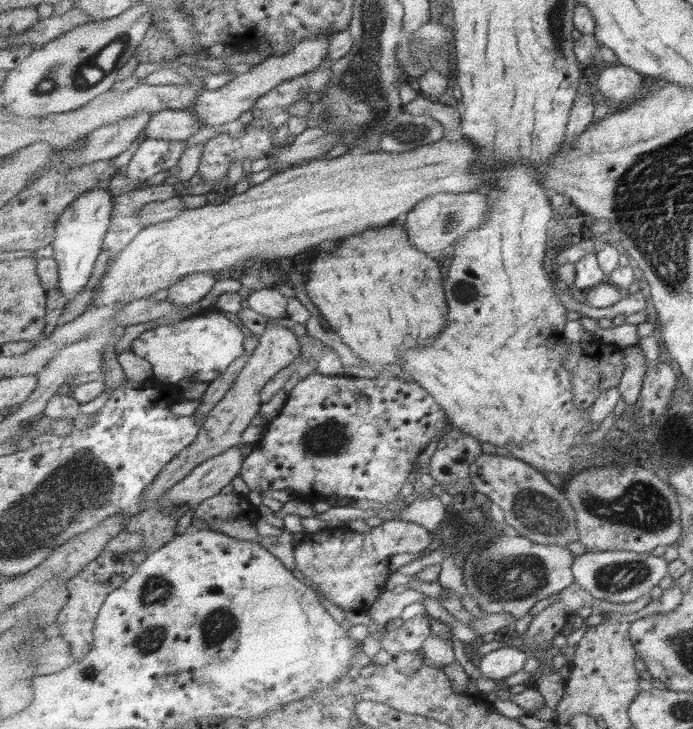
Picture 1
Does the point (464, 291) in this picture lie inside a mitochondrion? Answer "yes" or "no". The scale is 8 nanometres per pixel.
yes

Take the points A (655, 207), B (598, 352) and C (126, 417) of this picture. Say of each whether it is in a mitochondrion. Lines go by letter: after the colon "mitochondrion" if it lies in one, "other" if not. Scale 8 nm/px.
A: mitochondrion
B: other
C: other

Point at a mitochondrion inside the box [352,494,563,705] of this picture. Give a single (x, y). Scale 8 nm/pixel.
(518, 577)

